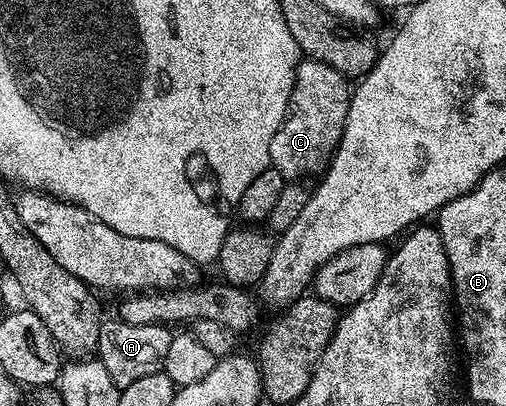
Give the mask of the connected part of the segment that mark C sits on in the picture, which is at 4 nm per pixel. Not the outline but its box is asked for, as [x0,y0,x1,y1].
[268,57,352,180]

